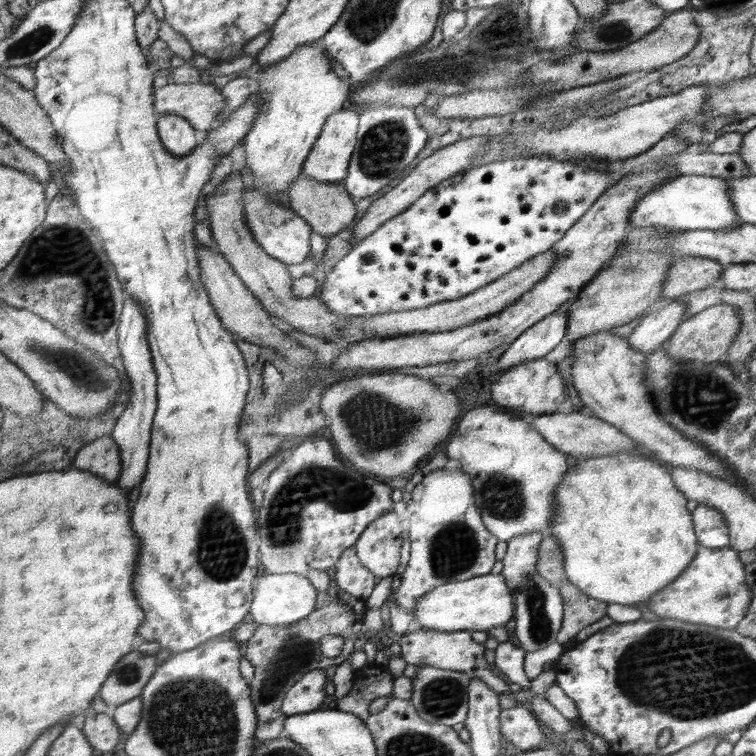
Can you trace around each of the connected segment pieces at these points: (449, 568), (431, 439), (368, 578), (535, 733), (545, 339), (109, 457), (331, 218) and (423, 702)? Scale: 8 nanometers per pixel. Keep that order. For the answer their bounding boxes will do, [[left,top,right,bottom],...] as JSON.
[[393,470,498,612],[322,373,460,476],[336,547,376,599],[501,704,544,751],[497,302,571,376],[75,436,124,483],[288,172,357,238],[410,665,470,726]]

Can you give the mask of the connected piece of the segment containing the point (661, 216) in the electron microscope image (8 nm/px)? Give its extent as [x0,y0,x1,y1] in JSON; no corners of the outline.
[629,175,737,230]

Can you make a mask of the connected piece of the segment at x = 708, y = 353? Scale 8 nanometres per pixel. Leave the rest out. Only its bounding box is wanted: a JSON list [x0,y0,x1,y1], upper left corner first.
[666,304,741,365]

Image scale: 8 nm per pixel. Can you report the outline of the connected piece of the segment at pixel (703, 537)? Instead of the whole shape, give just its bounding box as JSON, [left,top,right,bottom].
[693,504,730,549]

